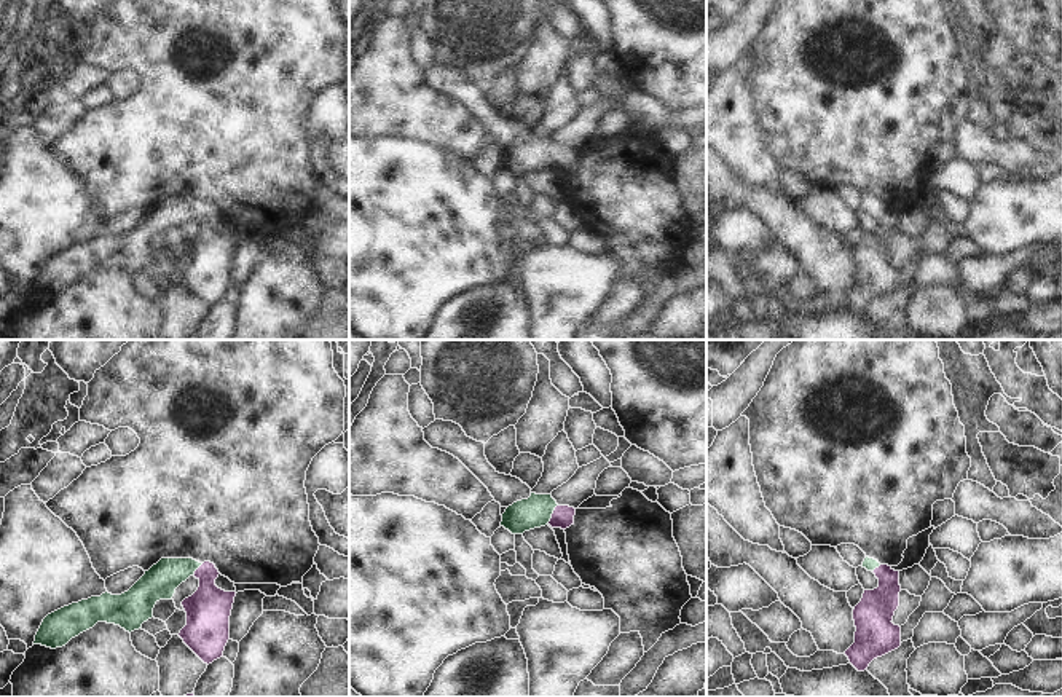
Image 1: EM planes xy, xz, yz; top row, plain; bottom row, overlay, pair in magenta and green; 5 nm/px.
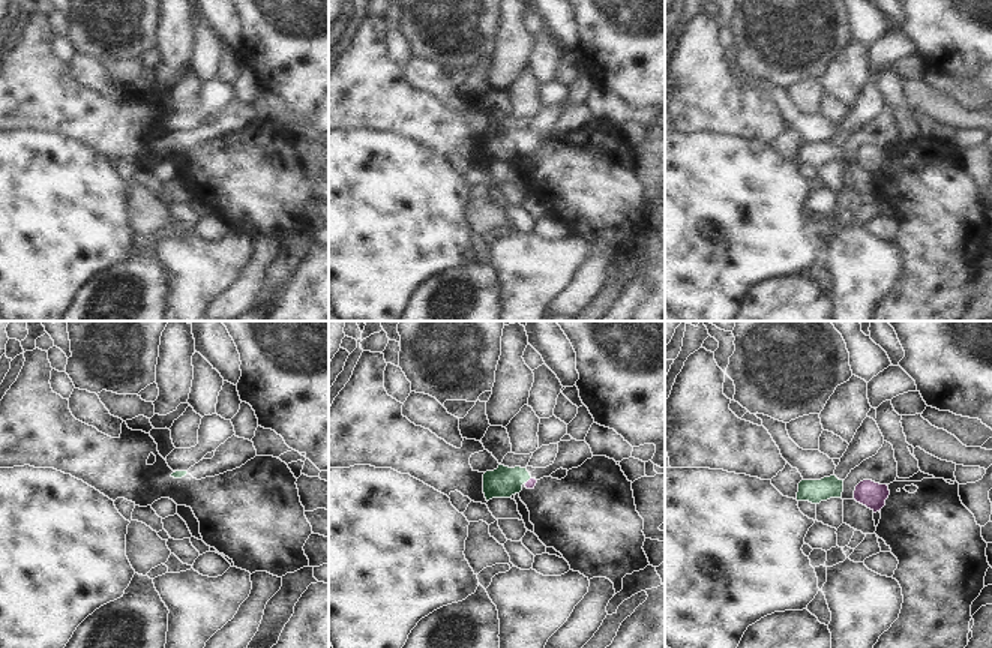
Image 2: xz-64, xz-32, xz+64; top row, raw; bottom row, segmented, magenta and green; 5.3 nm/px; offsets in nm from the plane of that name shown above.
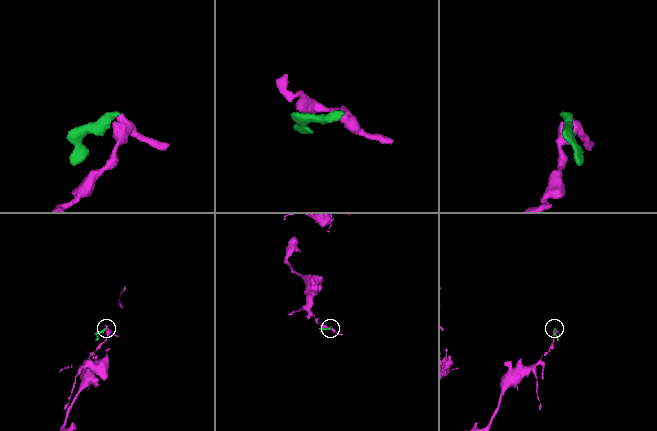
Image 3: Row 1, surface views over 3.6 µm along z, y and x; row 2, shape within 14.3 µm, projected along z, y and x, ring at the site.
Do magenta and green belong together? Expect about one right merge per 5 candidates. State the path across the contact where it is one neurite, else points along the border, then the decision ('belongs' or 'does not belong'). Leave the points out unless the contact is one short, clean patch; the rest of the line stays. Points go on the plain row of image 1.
runs through xz (563, 158), (552, 157), (536, 153); belongs

